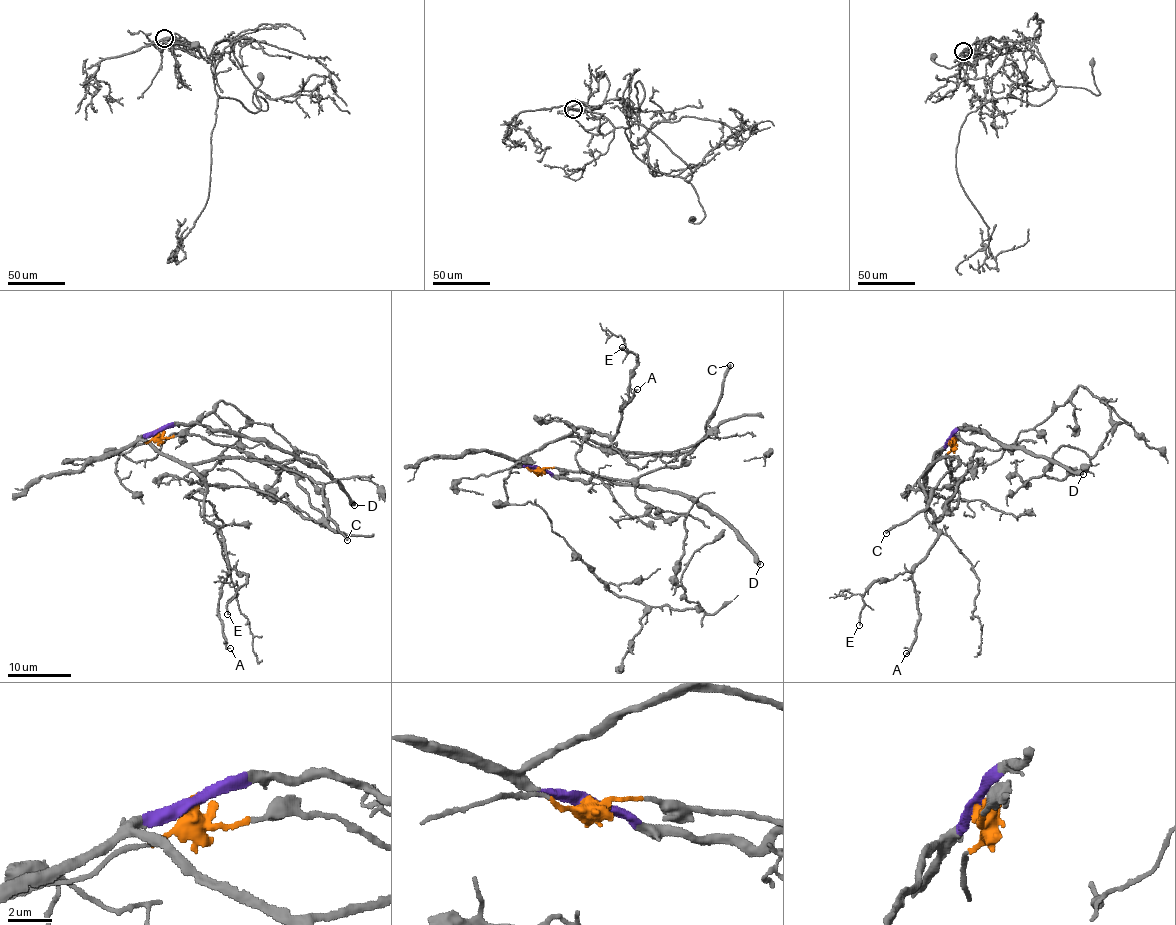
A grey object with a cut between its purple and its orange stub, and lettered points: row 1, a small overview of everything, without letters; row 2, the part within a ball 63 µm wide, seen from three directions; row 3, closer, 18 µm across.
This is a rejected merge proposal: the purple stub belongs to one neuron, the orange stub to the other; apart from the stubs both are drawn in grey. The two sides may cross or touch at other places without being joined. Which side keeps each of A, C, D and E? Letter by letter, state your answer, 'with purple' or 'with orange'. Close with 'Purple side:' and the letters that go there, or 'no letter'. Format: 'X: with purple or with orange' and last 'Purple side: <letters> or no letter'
A: with purple
C: with purple
D: with purple
E: with purple
Purple side: A, C, D, E

